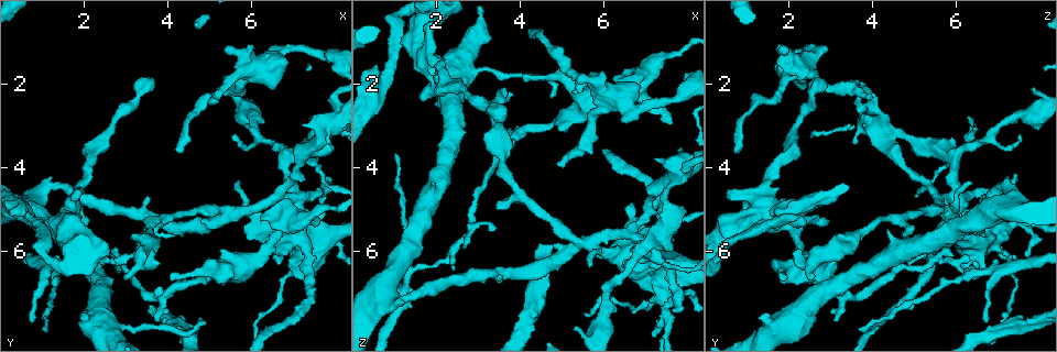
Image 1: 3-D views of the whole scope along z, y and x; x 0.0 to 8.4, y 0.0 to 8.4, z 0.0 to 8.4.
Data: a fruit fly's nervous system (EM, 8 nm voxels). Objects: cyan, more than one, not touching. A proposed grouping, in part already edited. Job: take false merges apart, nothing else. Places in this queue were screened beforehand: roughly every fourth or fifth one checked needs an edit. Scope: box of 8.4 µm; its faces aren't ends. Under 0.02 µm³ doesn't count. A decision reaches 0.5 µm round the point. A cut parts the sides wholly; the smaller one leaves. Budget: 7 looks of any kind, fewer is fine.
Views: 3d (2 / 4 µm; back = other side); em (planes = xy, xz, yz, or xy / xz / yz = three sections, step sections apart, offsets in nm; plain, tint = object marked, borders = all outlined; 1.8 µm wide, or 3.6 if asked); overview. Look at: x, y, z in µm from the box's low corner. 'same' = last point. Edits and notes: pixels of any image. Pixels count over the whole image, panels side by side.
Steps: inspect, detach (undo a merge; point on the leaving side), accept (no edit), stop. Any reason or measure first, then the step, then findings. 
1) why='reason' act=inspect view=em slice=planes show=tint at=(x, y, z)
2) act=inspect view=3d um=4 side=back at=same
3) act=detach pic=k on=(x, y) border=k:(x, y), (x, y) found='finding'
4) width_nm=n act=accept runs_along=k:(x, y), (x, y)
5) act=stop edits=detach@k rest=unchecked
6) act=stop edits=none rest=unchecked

why='three arms meet' act=inspect view=em slice=xy step=4 show=tint at=(6.90, 5.25, 1.85)

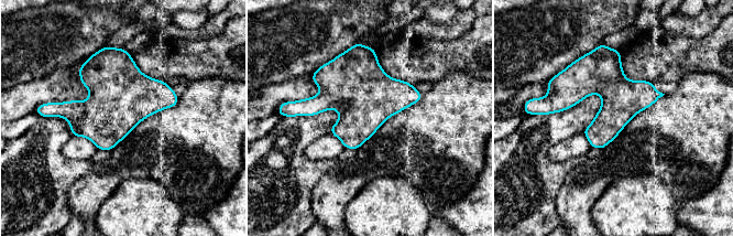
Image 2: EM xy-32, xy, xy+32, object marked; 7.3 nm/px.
act=inspect view=em slice=planes show=tint at=same

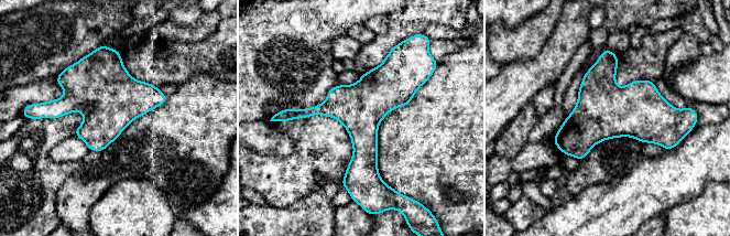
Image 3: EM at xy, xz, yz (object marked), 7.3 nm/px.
act=accept runs_along=3:(417, 83), (295, 111) found='one neuron here'

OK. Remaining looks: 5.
why='abrupt turn' act=inspect view=em slice=planes show=plain at=(3.55, 6.30, 2.50)

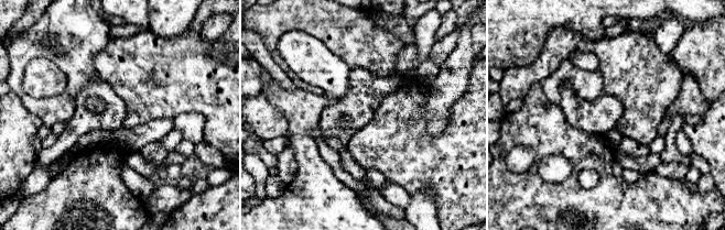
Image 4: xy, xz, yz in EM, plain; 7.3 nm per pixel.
why='where the object lies' act=inspect view=em slice=planes show=tint at=same

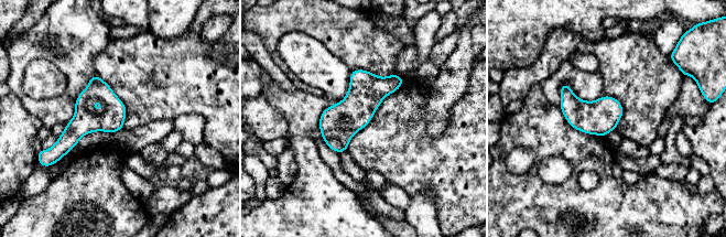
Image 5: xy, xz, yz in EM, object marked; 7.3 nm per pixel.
act=accept found='one neuron here'

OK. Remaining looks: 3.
why='branch point' act=inspect view=3d um=4 at=(7.40, 3.15, 4.65)

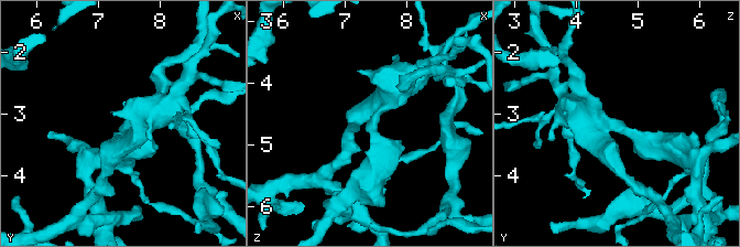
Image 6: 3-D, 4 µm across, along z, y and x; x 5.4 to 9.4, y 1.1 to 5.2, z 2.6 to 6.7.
why='now the EM' act=inspect view=em slice=planes show=plain at=(7.45, 3.15, 4.60)

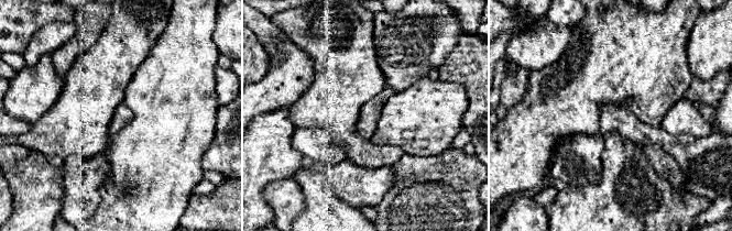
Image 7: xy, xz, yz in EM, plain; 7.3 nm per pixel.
why='with the object marked' act=inspect view=em slice=planes show=tint at=same

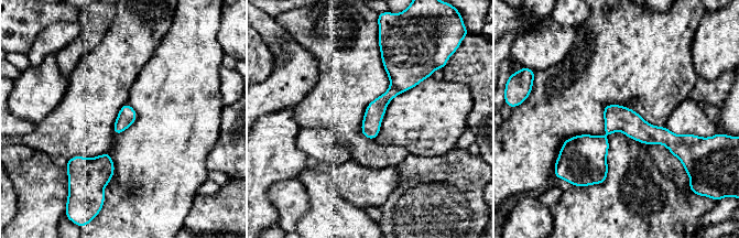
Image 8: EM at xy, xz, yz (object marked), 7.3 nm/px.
width_nm=140 act=detach pic=8 on=(375, 111) border=8:(391, 85), (401, 92) found='a second neuron is stuck on'

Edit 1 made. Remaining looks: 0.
act=stop edits=detach@8 rest=unchecked

